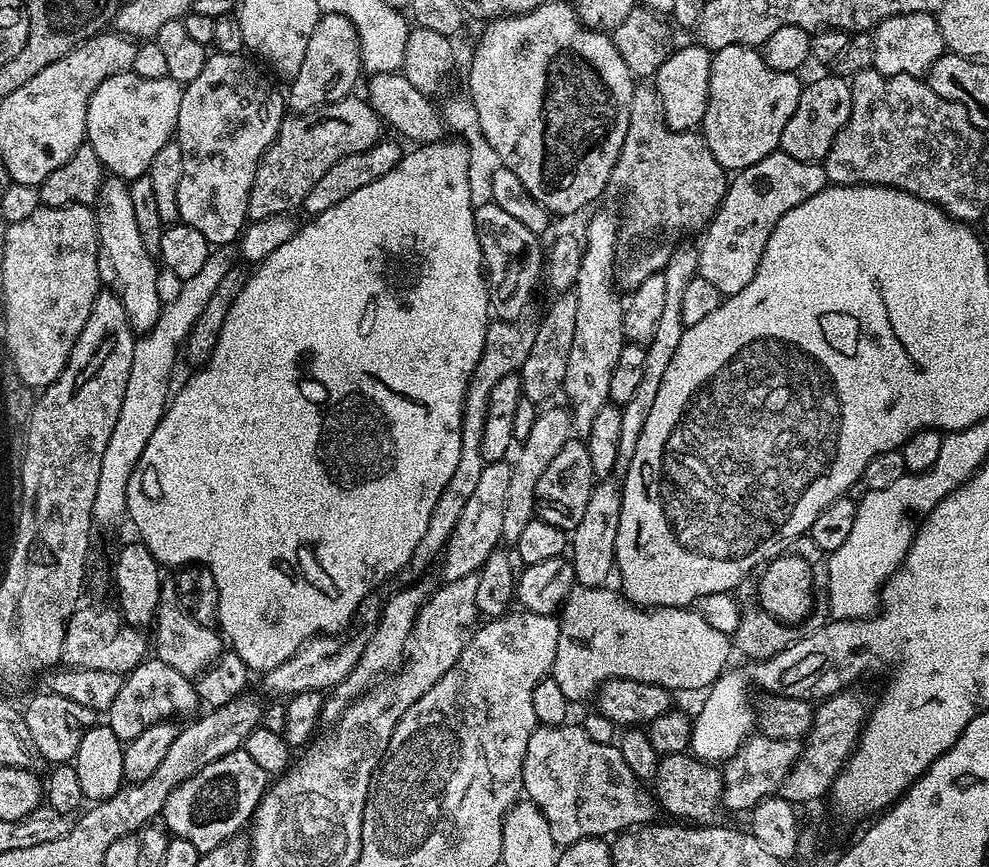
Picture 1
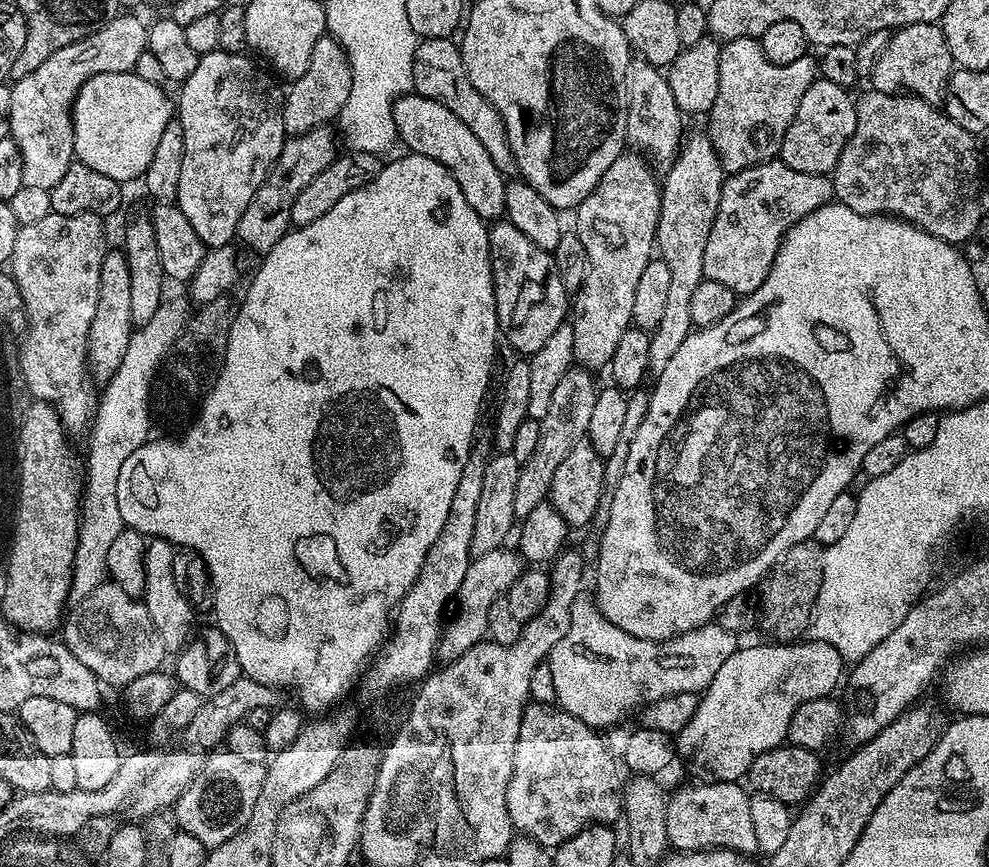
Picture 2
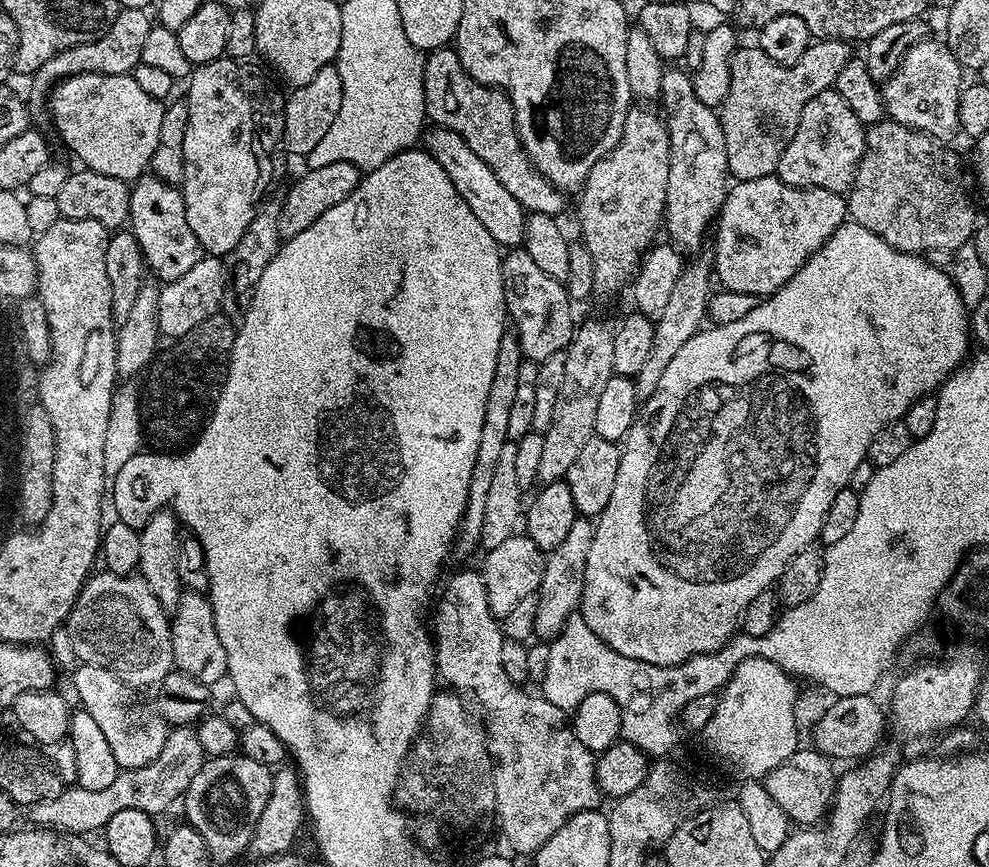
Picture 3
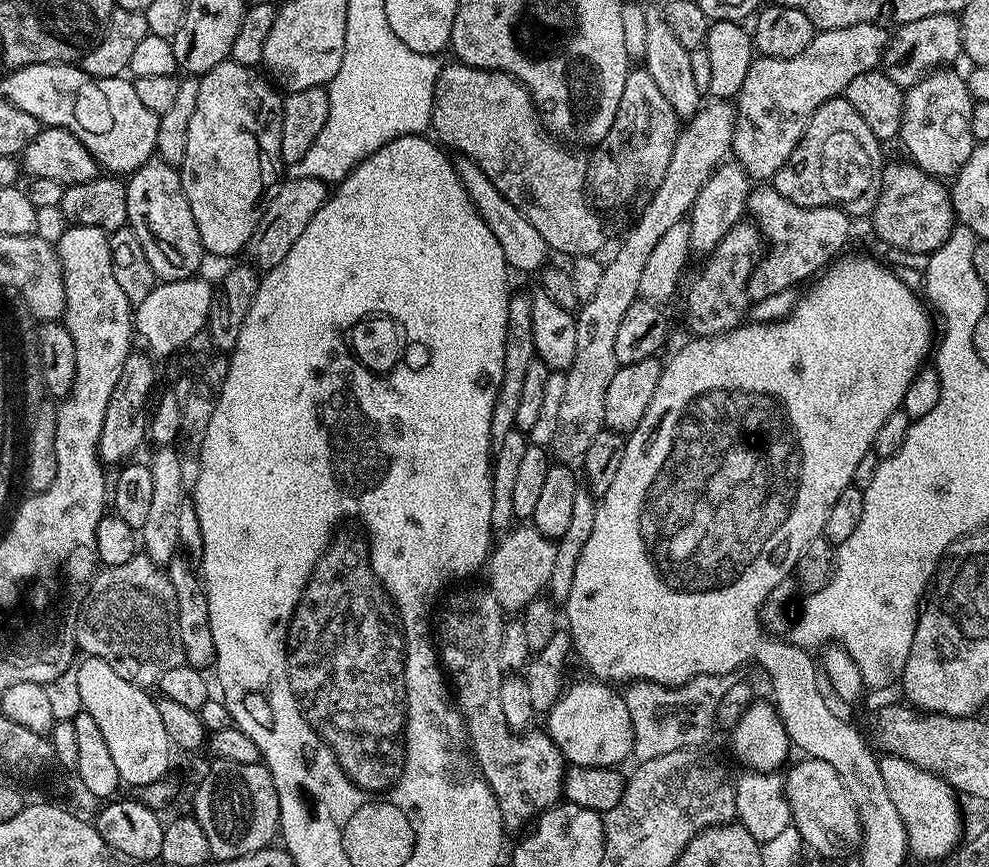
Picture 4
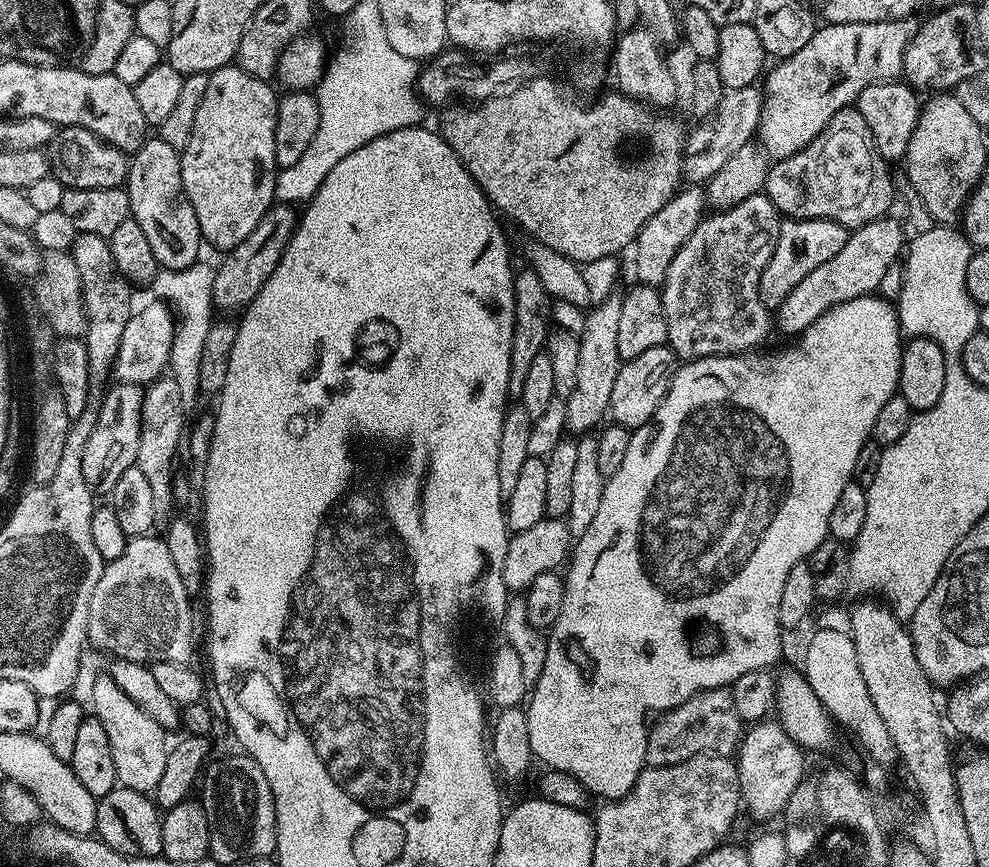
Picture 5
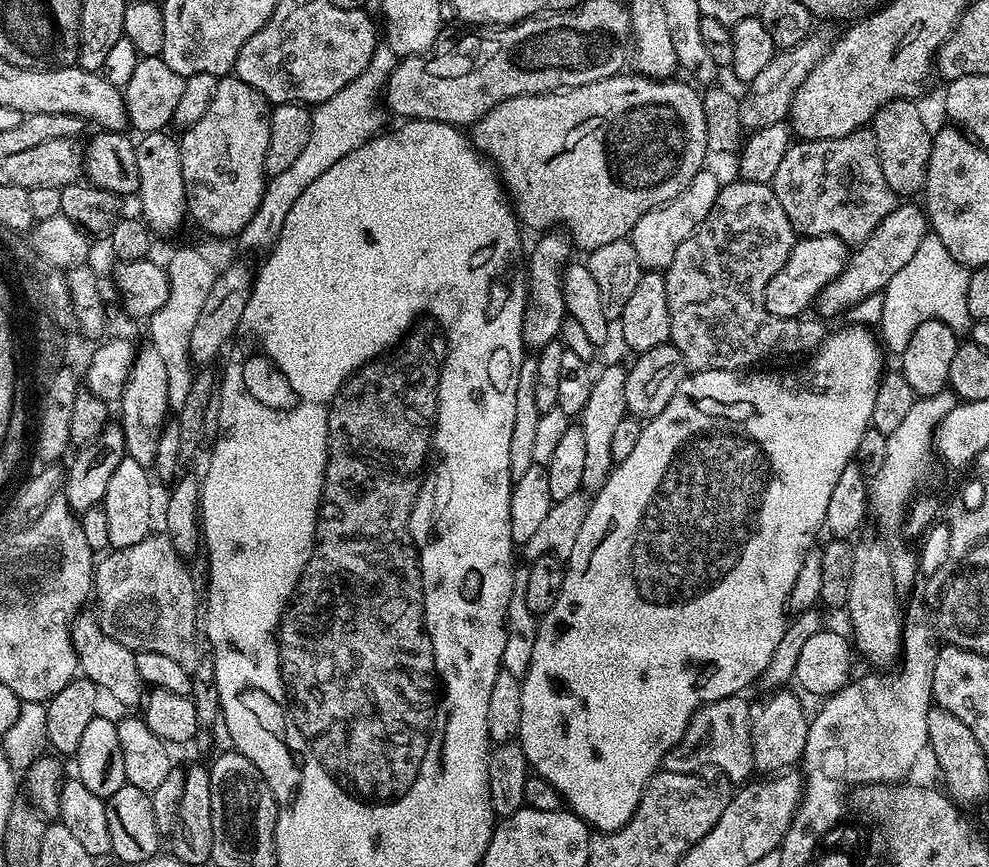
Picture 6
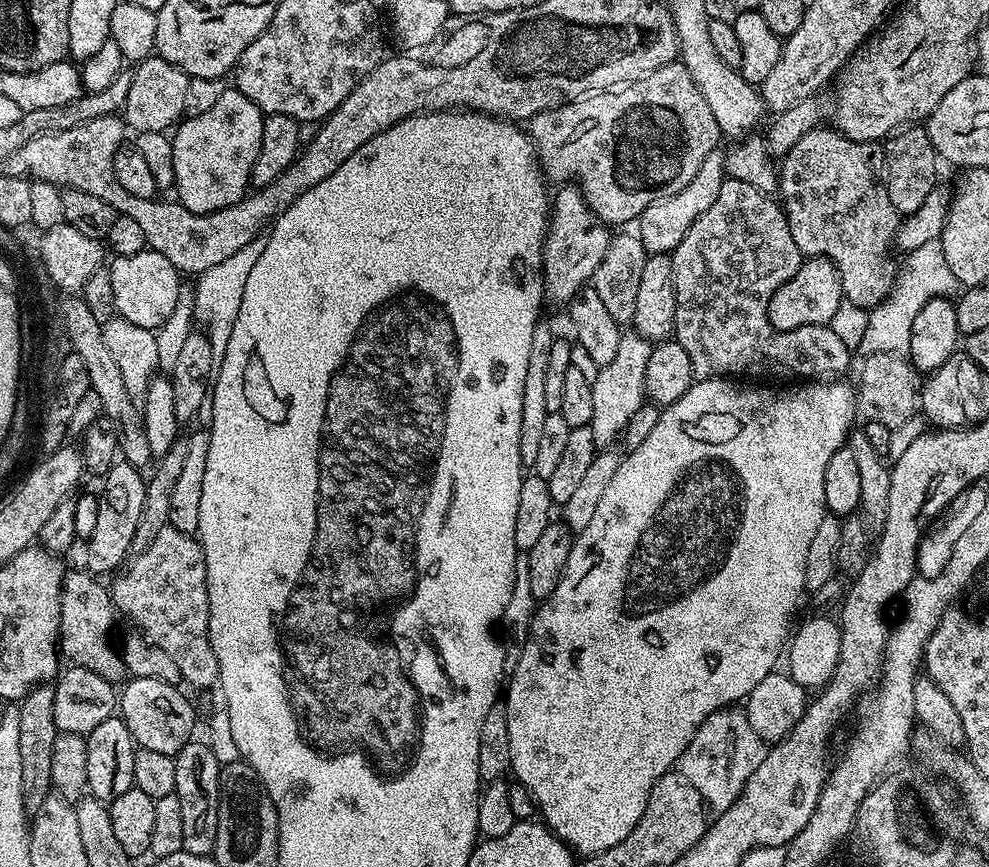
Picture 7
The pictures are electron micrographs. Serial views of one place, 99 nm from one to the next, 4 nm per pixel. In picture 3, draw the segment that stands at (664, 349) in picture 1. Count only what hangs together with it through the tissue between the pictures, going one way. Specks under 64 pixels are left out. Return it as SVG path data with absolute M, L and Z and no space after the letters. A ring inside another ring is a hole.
M672 66L662 74L659 103L664 104L662 115L670 138L670 178L664 203L664 230L678 248L694 252L702 246L708 226L719 215L730 187L726 138L722 134L717 109L698 99L692 77L683 67Z

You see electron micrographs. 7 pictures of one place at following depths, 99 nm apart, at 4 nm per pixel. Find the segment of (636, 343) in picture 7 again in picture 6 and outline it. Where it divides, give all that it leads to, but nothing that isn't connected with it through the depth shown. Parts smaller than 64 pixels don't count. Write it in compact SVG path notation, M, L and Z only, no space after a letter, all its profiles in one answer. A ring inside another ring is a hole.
M612 364L601 372L599 369L592 382L590 402L586 402L578 417L578 427L582 430L582 439L586 441L586 463L582 469L582 489L585 493L599 492L608 475L612 473L614 465L610 445L612 445L614 429L618 427L618 422L622 422L624 416L629 415L626 406L627 377L625 365Z

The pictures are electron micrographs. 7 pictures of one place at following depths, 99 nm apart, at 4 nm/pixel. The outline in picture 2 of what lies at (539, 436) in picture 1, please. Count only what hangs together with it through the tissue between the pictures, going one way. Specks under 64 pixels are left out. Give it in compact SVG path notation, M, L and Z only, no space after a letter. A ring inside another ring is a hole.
M573 366L558 381L558 387L550 397L550 410L546 410L546 418L540 421L540 437L538 446L534 446L534 454L521 464L518 474L518 487L514 493L514 514L522 518L534 510L534 506L545 503L550 490L550 482L554 480L554 470L565 460L566 454L588 435L590 413L594 410L598 384L592 381L593 373L583 366Z

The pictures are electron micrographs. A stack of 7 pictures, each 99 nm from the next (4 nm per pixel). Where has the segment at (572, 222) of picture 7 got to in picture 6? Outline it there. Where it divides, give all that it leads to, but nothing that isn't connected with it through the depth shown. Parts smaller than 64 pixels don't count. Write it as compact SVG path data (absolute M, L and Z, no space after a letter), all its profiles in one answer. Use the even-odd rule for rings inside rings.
M548 230L532 248L532 257L526 260L528 278L528 297L526 310L522 314L522 338L525 349L539 350L558 339L566 319L563 304L564 271L573 259L574 245L567 235L560 230Z

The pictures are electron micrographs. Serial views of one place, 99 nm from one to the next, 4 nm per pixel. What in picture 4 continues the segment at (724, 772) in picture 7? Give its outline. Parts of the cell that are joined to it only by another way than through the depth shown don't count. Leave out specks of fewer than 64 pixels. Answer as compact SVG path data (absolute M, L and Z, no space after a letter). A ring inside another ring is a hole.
M727 672L721 676L696 676L676 688L667 688L664 684L649 680L629 683L626 703L634 730L632 756L637 761L662 758L662 754L670 754L673 750L699 745L699 740L710 735L712 728L717 727L719 700L725 697L726 690L736 681L737 673Z

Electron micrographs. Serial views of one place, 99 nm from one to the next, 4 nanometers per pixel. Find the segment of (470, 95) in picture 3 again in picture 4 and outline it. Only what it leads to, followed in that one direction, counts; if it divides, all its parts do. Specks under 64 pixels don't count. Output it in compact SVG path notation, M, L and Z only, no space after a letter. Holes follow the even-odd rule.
M459 62L445 63L441 67L438 74L438 82L434 86L434 106L432 107L432 123L431 131L434 133L435 139L439 141L445 149L451 150L453 153L459 154L463 159L472 160L480 167L482 174L486 174L486 178L490 178L490 182L494 182L496 189L502 194L502 198L506 198L506 202L510 202L510 206L520 210L525 215L527 221L531 223L542 234L542 238L548 244L549 249L553 253L561 252L567 258L575 258L577 256L596 256L599 248L604 244L604 220L599 211L594 210L590 203L590 197L587 190L588 183L588 166L585 157L580 157L579 151L573 150L567 143L561 142L557 137L553 136L547 128L540 123L540 113L536 110L536 103L532 100L528 89L524 87L520 81L514 79L510 74L505 72L490 72L482 68L472 68L468 64Z

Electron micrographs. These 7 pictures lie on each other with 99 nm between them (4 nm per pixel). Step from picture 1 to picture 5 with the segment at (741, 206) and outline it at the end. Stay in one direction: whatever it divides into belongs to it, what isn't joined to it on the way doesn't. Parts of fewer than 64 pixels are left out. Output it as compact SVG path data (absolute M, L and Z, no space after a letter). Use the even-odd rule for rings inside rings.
M781 219L776 249L760 279L760 297L767 308L776 310L806 274L838 254L846 245L849 233L849 229L833 220Z

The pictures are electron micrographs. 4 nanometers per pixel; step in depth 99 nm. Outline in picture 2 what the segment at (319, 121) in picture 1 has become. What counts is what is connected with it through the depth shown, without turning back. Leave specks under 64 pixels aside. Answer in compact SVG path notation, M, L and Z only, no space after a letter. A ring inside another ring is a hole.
M331 127L315 128L301 136L288 136L282 150L268 171L262 186L256 188L254 198L250 198L250 206L246 206L246 214L238 222L236 240L246 247L253 248L257 254L270 251L290 230L292 224L292 207L294 198L330 166L330 162L338 155L336 144L332 141Z

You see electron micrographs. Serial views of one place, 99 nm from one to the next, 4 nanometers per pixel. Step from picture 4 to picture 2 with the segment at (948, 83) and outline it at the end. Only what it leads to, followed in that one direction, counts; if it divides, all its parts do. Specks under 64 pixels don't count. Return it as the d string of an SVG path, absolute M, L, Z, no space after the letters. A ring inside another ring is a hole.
M939 23L907 24L892 32L886 50L878 58L870 77L871 87L878 92L894 92L919 96L928 104L939 105L948 90L954 65L950 46L946 46L944 31Z

